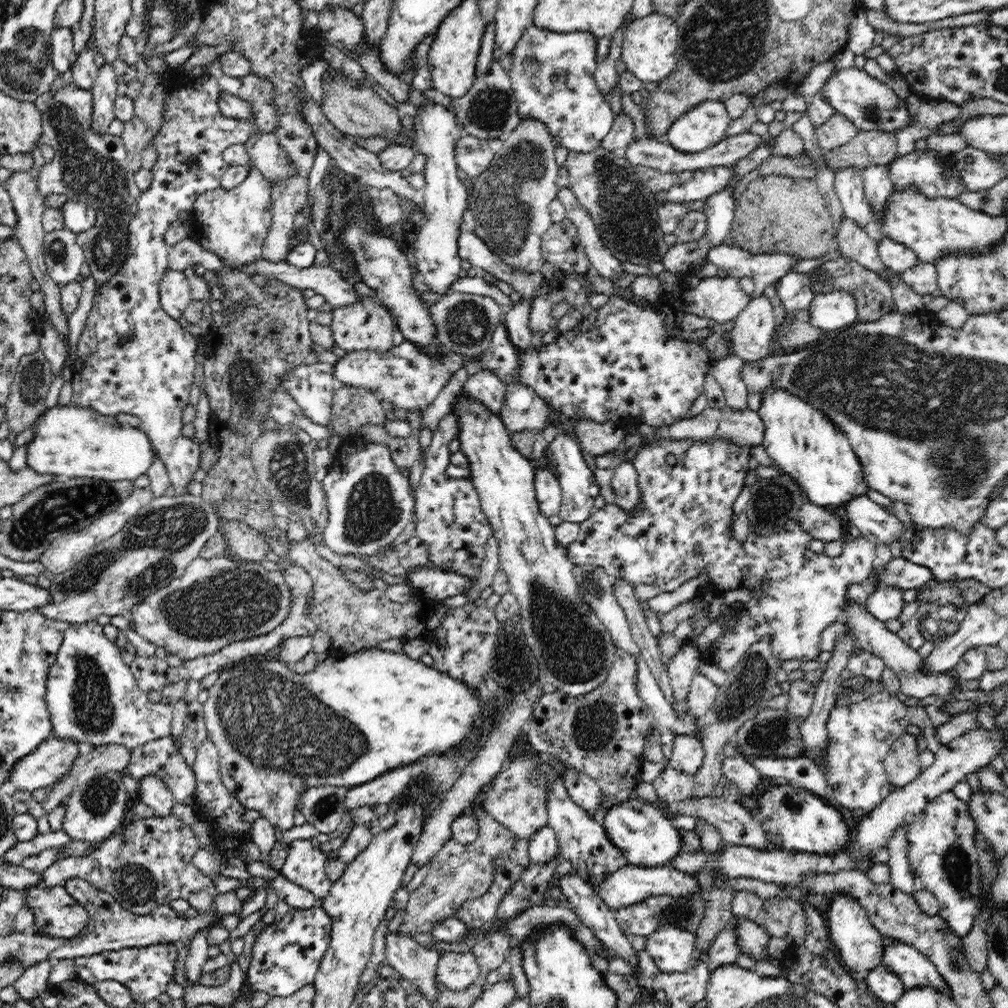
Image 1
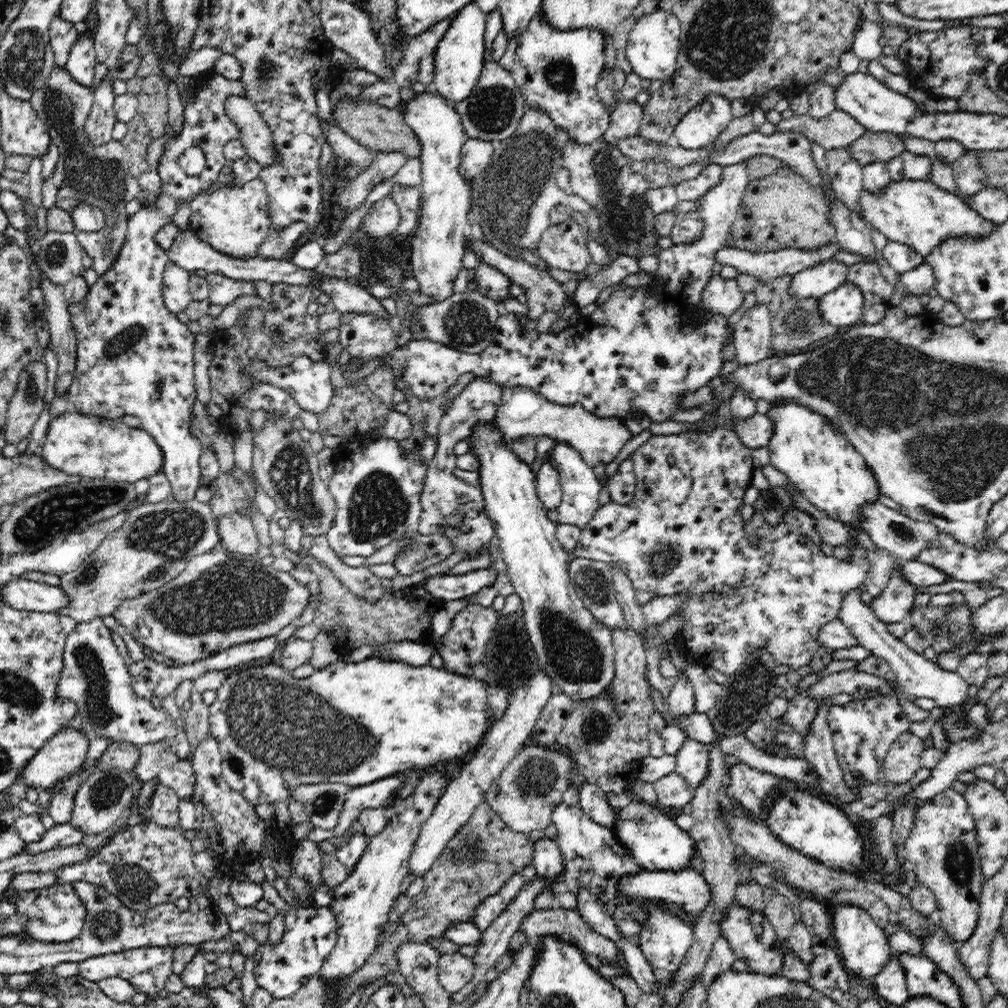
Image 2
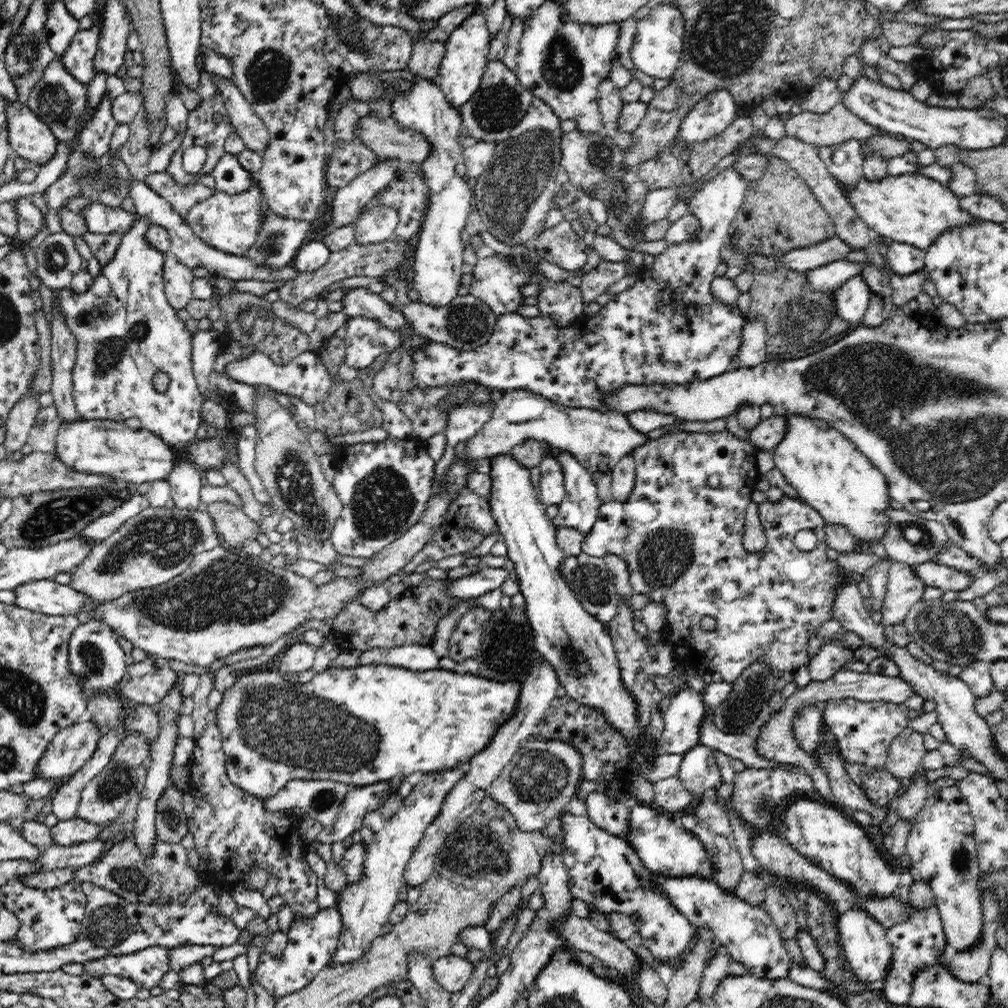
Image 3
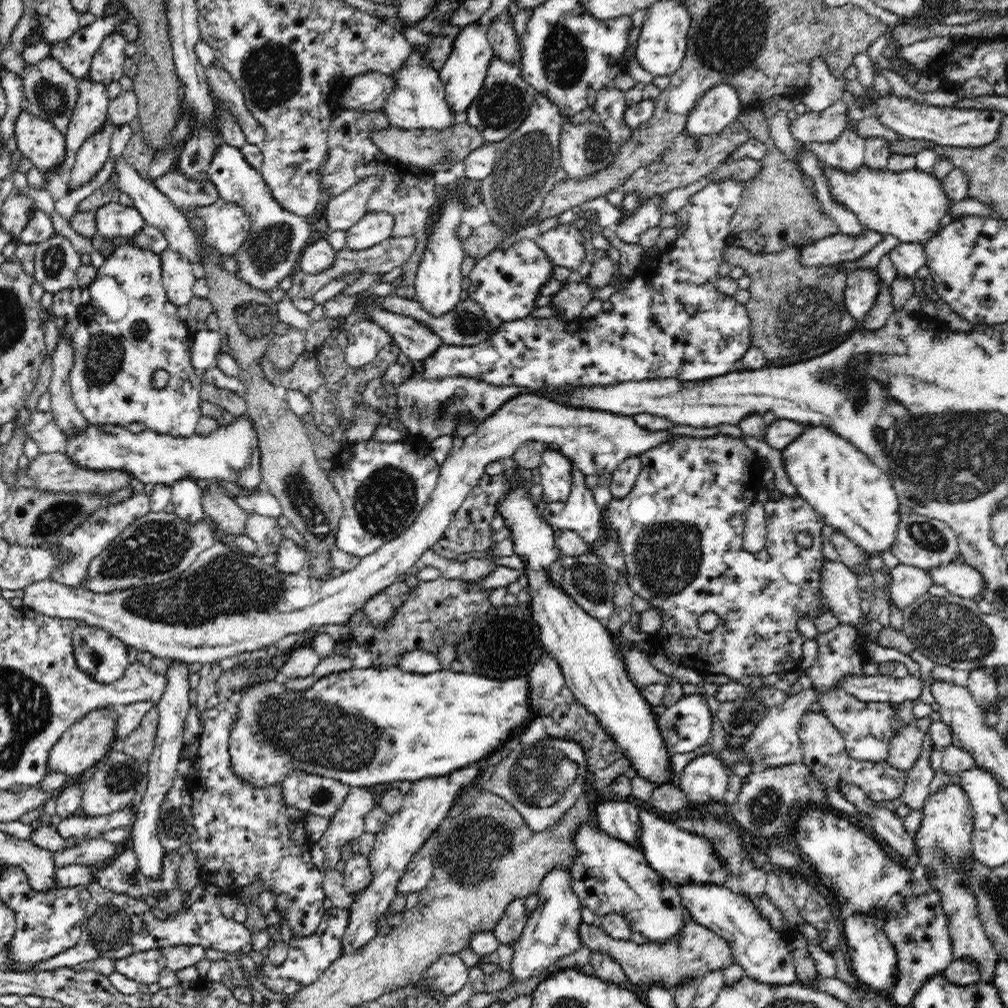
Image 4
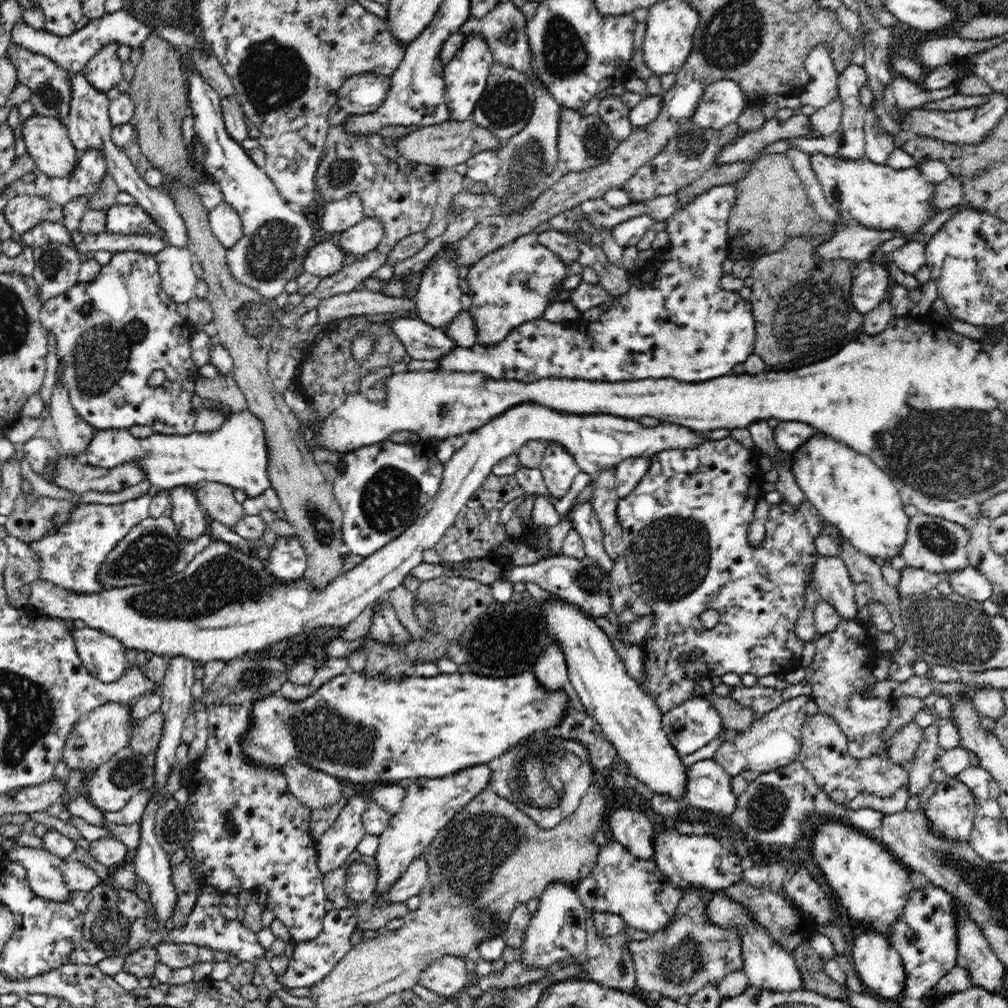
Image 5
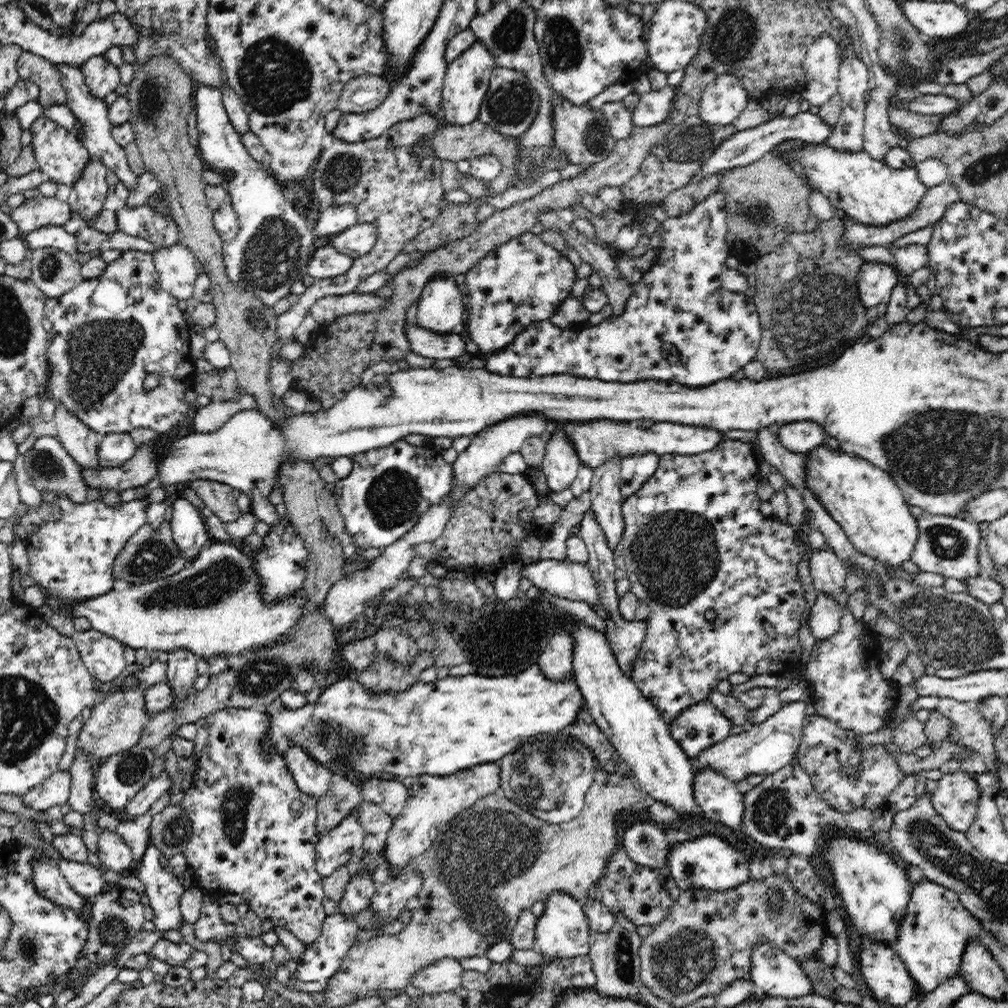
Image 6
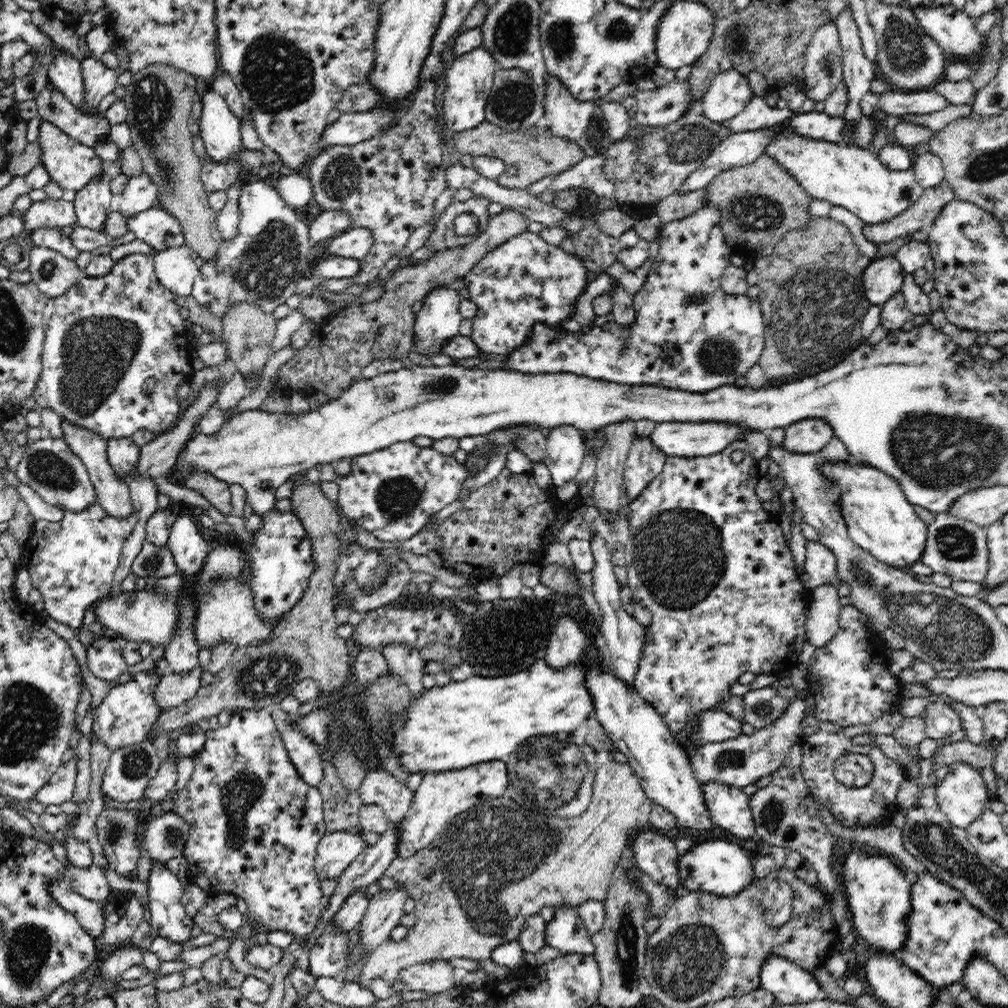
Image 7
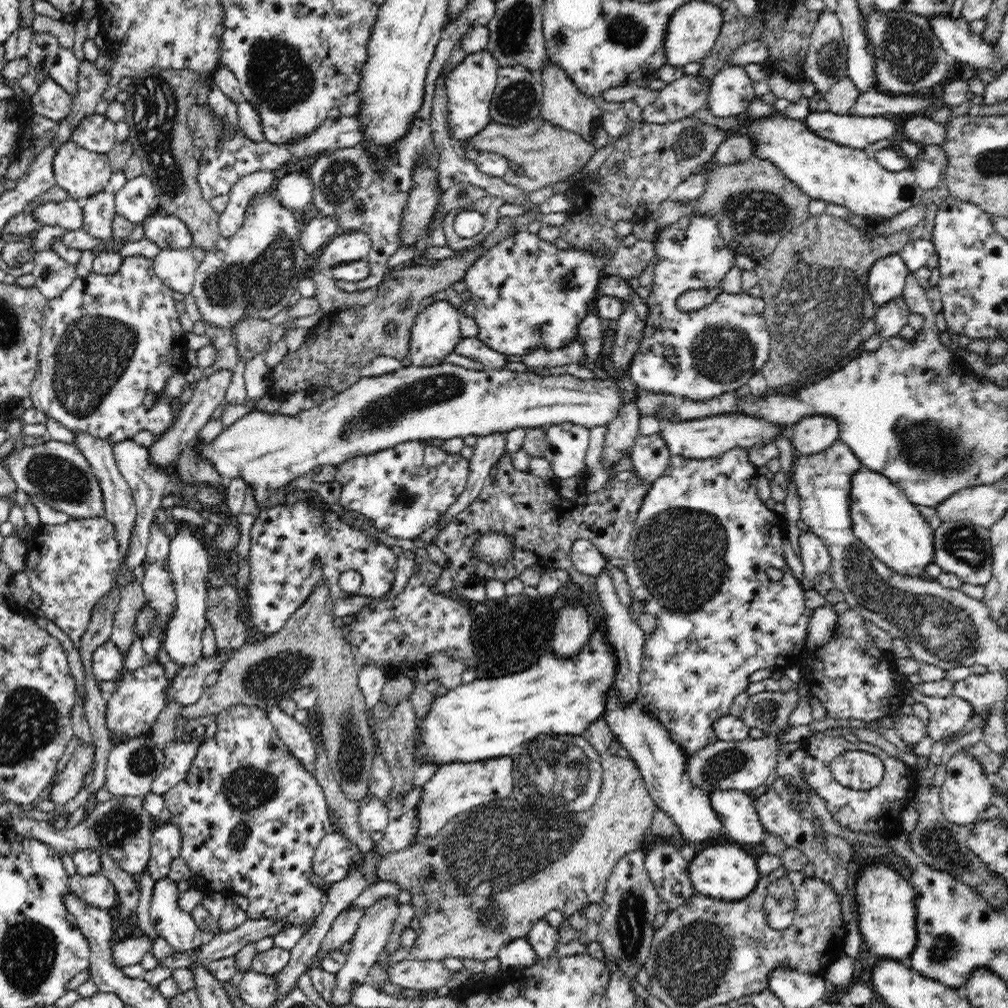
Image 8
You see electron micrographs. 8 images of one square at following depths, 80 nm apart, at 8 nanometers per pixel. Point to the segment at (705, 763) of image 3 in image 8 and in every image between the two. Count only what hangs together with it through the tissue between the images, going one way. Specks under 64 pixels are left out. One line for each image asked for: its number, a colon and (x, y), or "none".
4: (703, 778)
5: (707, 786)
6: (717, 796)
7: (728, 807)
8: (736, 813)

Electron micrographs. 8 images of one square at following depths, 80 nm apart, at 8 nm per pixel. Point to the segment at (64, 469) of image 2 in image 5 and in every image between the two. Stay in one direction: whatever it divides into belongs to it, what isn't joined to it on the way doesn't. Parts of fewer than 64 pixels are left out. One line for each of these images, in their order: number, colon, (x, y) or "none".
3: (102, 447)
4: (230, 452)
5: (235, 455)

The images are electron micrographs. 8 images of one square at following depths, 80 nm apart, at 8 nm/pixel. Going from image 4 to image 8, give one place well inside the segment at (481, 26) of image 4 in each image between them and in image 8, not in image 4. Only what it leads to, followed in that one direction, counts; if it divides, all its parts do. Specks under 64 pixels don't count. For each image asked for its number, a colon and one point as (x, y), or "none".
5: (465, 76)
6: (467, 78)
7: (468, 79)
8: (469, 86)

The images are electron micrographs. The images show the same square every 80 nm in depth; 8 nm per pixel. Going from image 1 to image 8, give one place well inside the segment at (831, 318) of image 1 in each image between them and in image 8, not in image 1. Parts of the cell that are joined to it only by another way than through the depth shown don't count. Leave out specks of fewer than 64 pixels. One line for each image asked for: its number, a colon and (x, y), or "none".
2: (842, 307)
3: (851, 299)
4: (860, 292)
5: (869, 280)
6: (875, 281)
7: (883, 277)
8: (886, 279)

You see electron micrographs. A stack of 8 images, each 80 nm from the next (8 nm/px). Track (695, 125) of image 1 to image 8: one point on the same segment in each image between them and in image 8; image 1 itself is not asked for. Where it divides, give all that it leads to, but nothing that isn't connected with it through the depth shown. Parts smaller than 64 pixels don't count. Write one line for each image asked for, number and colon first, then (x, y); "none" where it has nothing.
2: (699, 128)
3: (717, 111)
4: (720, 106)
5: (722, 103)
6: (722, 101)
7: (728, 93)
8: (731, 91)

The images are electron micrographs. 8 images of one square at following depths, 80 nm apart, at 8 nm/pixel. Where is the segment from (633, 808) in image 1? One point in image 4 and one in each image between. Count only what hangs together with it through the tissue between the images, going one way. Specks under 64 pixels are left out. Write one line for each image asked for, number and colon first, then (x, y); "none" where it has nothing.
2: (654, 840)
3: (664, 847)
4: (679, 856)

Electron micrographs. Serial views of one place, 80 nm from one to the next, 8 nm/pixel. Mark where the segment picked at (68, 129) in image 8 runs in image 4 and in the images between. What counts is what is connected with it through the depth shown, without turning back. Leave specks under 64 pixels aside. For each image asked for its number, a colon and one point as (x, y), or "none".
4: (108, 61)
5: (104, 70)
6: (102, 76)
7: (99, 80)

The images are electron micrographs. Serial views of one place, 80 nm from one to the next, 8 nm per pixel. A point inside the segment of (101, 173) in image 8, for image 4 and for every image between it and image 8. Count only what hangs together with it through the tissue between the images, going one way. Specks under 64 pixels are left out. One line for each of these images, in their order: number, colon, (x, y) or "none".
4: (37, 140)
5: (47, 141)
6: (61, 158)
7: (70, 164)

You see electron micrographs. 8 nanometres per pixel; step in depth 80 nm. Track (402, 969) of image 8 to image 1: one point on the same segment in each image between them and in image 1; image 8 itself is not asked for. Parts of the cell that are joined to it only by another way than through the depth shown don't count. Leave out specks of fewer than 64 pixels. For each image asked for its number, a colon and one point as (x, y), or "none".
1: (457, 970)
2: (454, 970)
3: (452, 972)
4: (448, 974)
5: (446, 976)
6: (444, 975)
7: (433, 977)

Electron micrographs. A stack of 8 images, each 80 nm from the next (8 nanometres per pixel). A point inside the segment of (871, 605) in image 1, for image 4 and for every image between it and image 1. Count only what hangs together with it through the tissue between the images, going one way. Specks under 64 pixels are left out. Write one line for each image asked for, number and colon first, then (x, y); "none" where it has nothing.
2: (895, 603)
3: (904, 589)
4: (908, 583)

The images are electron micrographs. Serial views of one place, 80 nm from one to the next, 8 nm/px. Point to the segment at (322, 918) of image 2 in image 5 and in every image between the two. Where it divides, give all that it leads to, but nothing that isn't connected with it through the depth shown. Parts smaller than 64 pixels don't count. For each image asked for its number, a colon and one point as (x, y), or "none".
3: (311, 941)
4: (308, 956)
5: (312, 960)

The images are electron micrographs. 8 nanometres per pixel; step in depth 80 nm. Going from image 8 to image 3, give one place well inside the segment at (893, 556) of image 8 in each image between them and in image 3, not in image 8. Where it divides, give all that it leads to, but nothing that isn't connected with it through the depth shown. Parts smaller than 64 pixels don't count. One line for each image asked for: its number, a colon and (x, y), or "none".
3: (830, 474)
4: (845, 487)
5: (851, 492)
6: (865, 501)
7: (879, 518)

